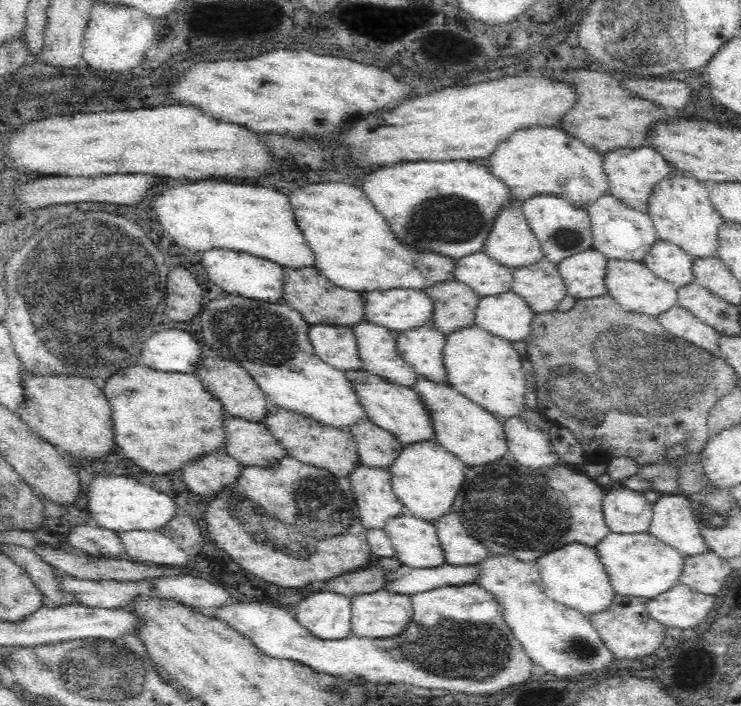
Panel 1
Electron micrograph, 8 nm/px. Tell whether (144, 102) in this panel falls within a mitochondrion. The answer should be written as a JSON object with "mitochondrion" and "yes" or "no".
{"mitochondrion":"no"}

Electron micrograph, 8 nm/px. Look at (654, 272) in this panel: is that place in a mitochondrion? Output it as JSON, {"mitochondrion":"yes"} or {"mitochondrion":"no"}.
{"mitochondrion":"no"}

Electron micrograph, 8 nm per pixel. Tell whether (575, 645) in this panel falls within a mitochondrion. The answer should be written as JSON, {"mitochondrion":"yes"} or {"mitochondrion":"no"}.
{"mitochondrion":"yes"}

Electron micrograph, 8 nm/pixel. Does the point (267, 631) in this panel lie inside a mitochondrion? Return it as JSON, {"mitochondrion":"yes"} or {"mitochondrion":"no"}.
{"mitochondrion":"no"}

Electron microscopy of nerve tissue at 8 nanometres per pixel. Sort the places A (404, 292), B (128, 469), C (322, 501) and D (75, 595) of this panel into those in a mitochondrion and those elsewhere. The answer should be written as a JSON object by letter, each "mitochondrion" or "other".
{"A":"other","B":"other","C":"mitochondrion","D":"other"}

